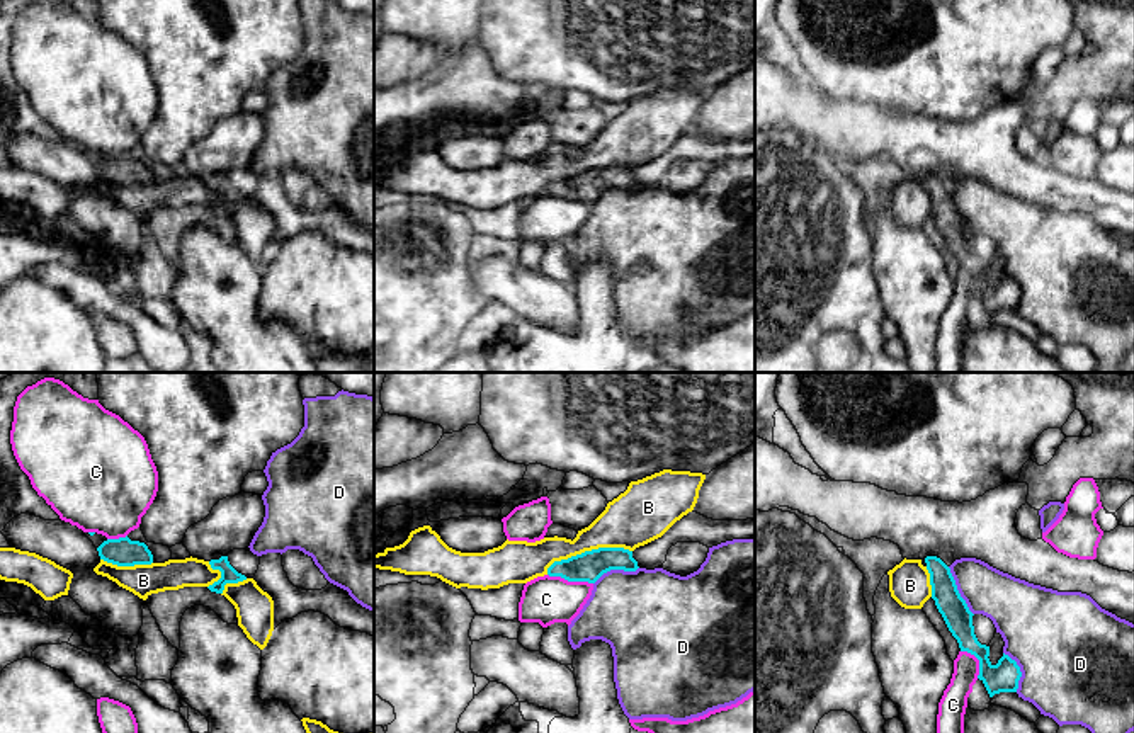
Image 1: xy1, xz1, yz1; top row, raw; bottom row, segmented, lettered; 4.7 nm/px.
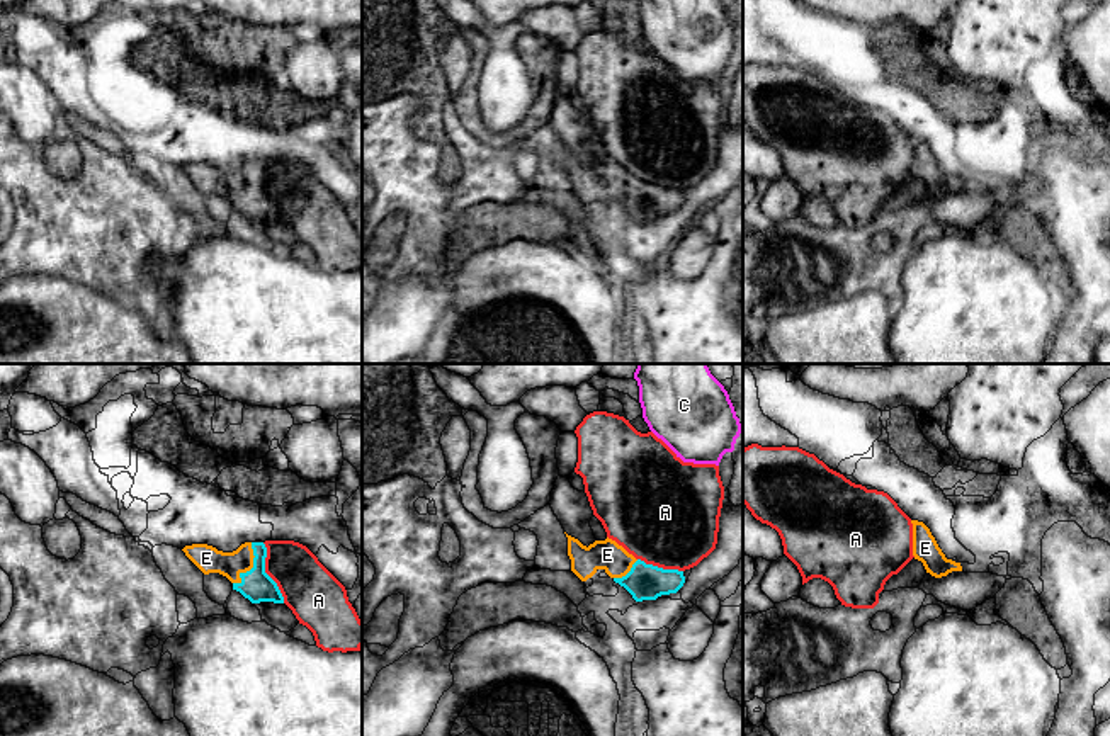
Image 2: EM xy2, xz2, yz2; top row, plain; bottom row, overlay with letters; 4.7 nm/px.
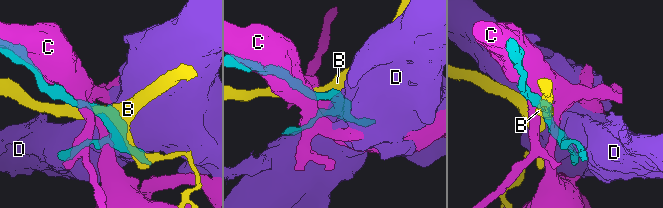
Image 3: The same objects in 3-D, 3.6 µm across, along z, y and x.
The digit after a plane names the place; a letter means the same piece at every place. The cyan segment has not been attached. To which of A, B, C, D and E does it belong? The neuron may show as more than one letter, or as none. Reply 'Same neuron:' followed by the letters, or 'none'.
Same neuron: E

